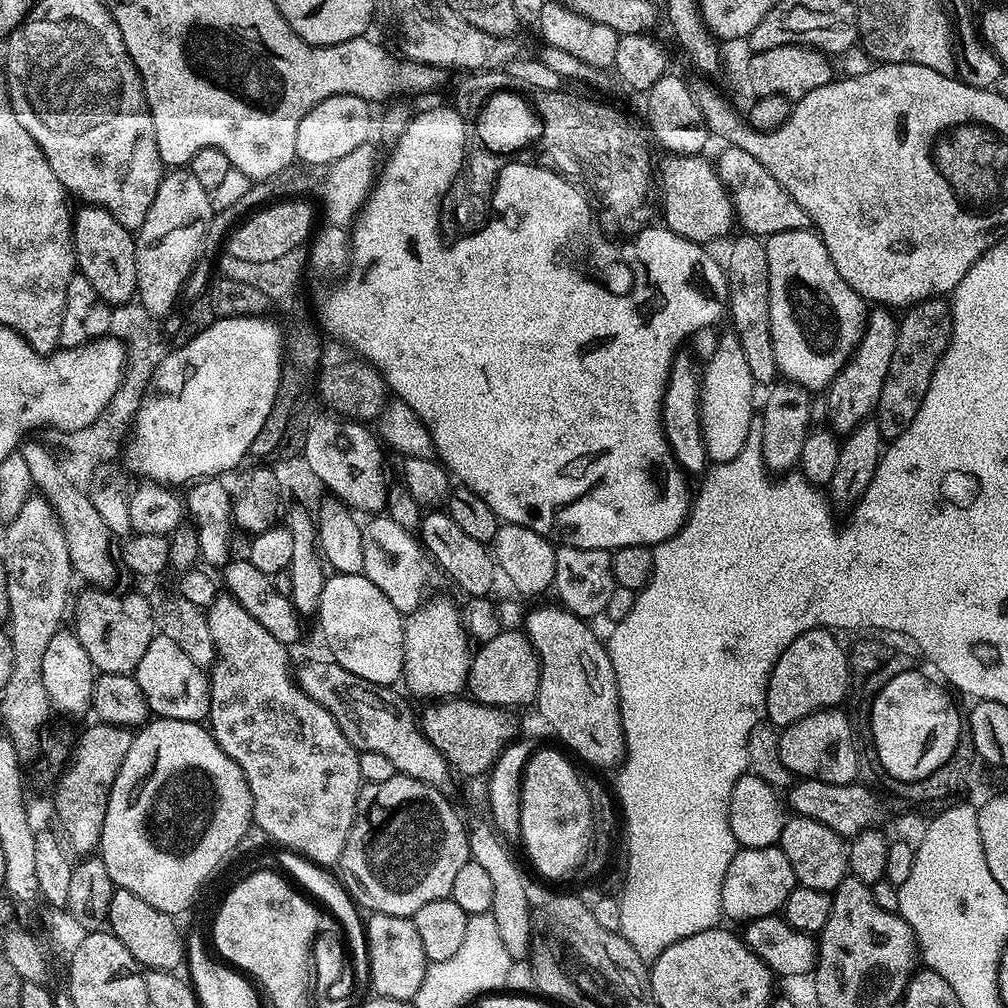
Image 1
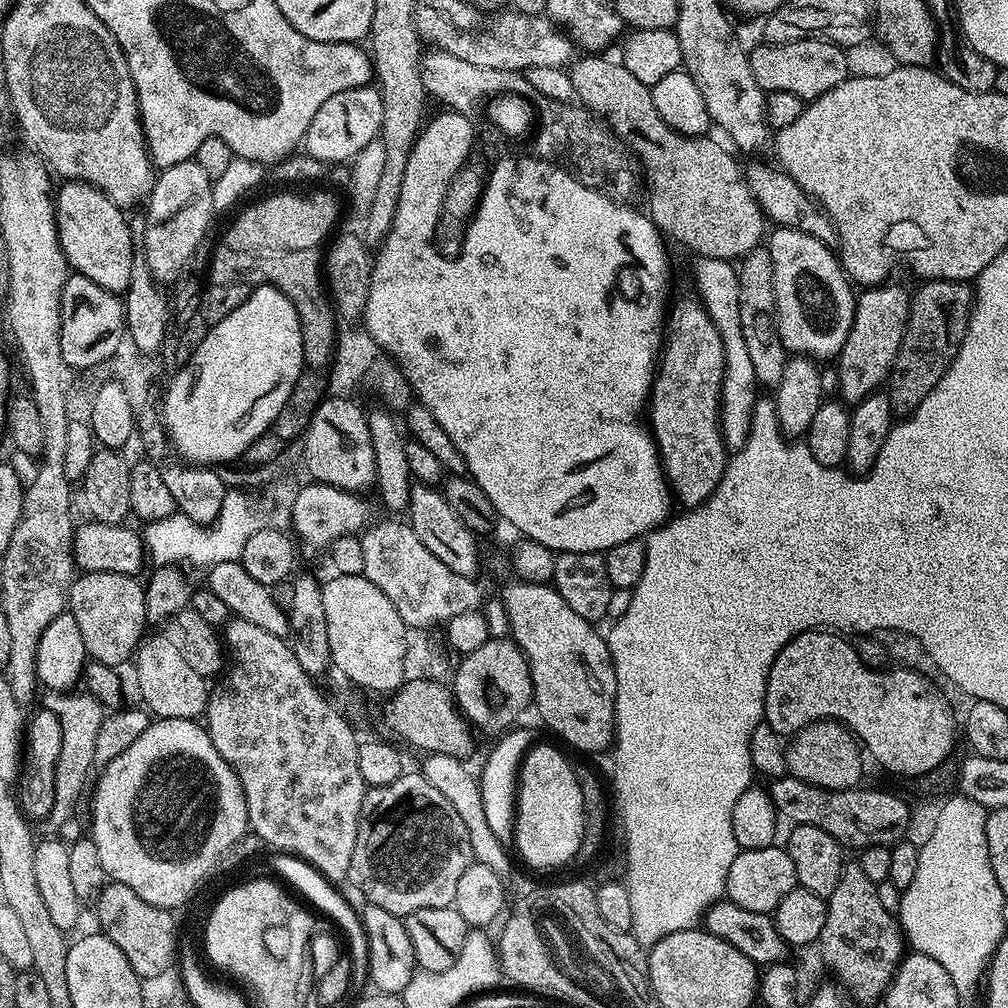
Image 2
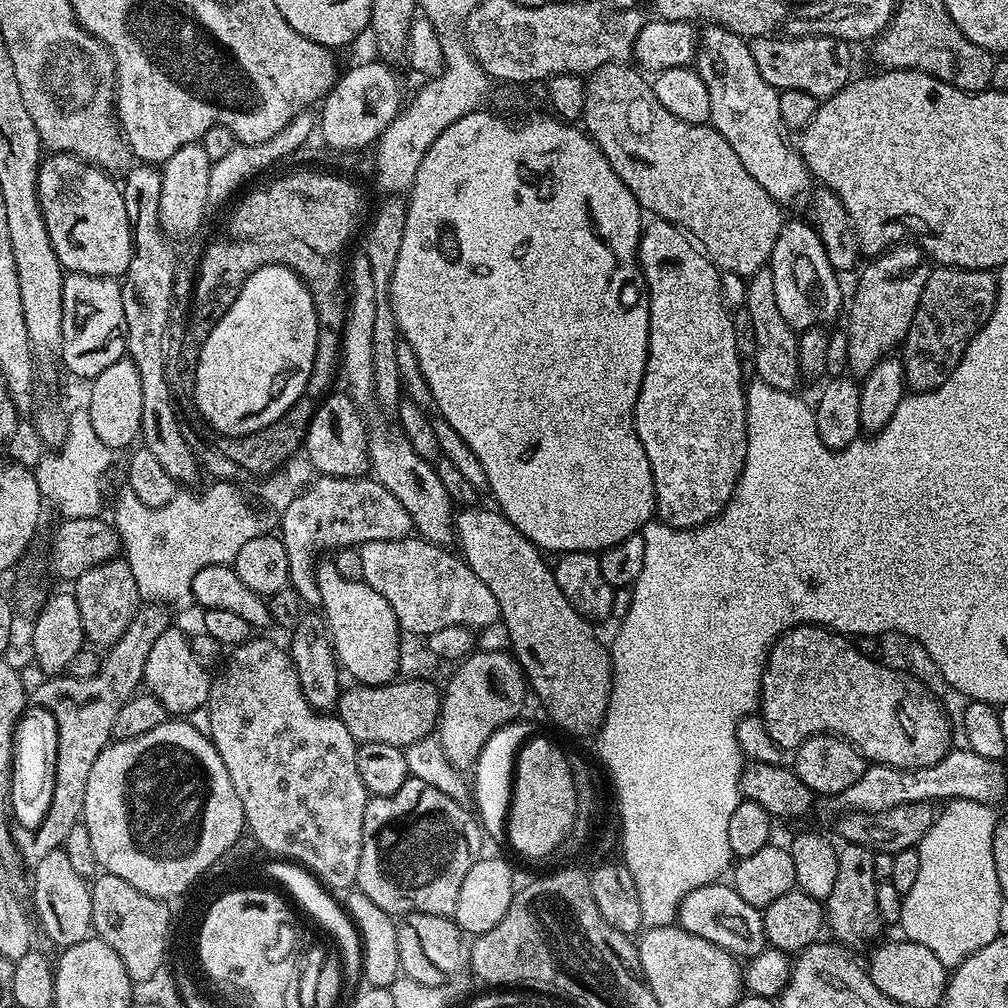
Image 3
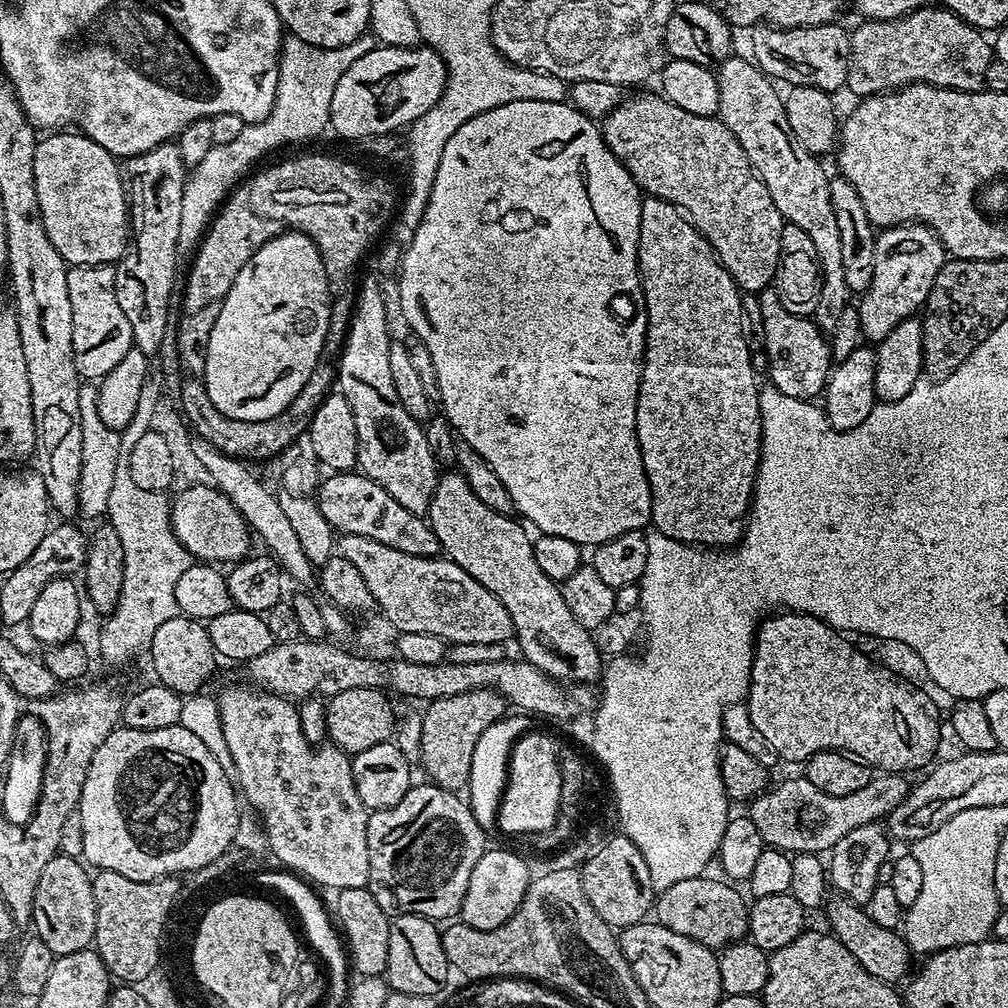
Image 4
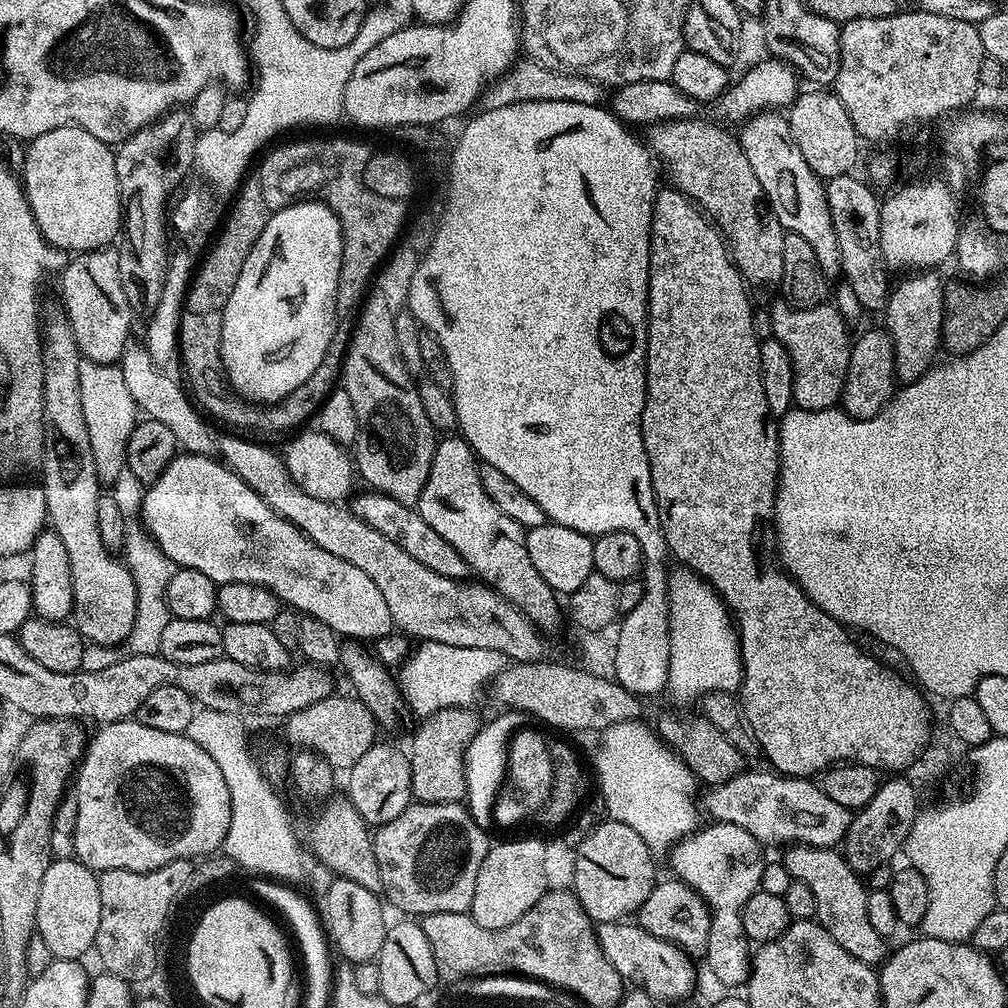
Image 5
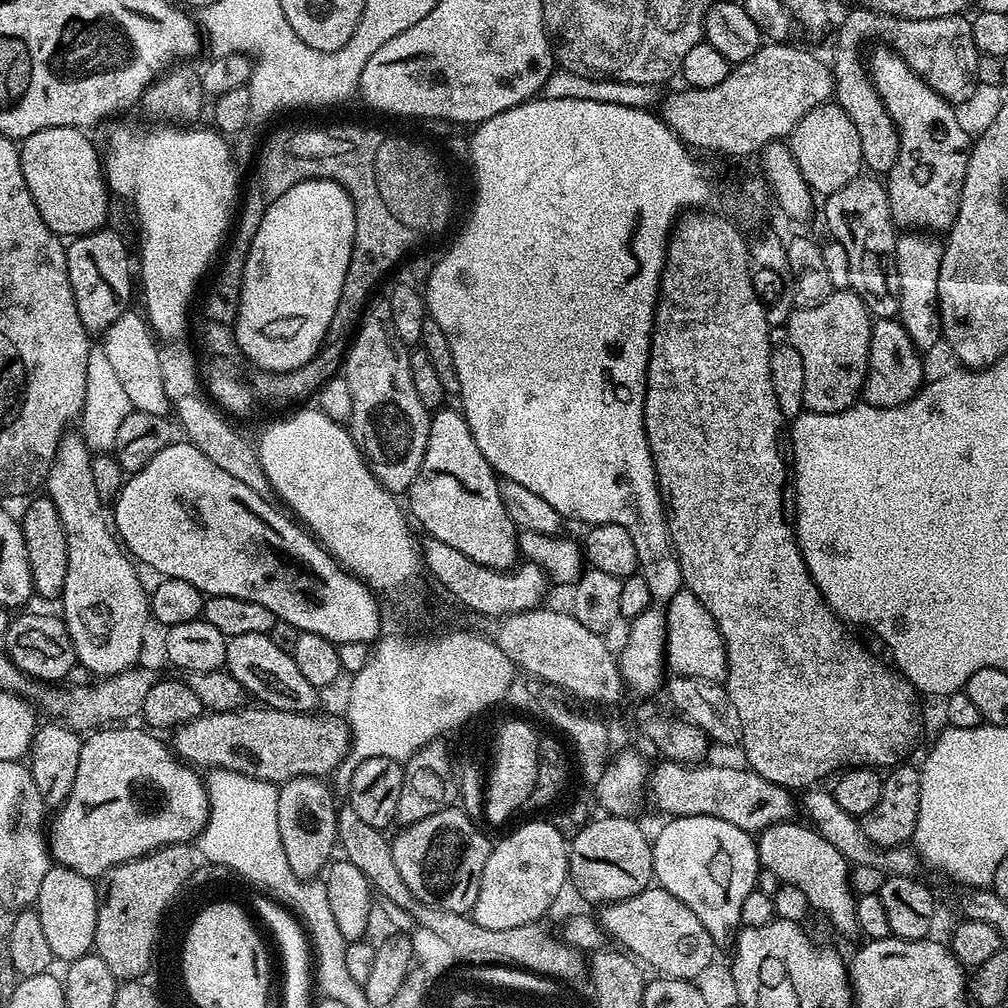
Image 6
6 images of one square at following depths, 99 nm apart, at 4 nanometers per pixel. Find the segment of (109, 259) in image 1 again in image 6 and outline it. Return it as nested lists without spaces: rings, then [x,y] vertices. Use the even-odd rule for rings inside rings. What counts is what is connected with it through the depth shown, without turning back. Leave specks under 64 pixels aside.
[[[66,126],[43,128],[30,134],[20,145],[20,161],[22,162],[22,178],[26,178],[26,186],[30,186],[30,194],[34,198],[34,206],[38,206],[38,214],[42,214],[42,222],[50,226],[50,230],[61,238],[85,236],[88,232],[96,232],[105,227],[108,216],[108,200],[110,193],[108,182],[104,179],[104,166],[101,153],[96,152],[87,131]]]

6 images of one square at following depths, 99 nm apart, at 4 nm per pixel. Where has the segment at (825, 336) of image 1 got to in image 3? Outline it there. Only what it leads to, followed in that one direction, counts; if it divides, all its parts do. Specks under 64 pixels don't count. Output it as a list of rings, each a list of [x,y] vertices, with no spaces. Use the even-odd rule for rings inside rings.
[[[800,220],[781,223],[770,267],[774,274],[774,298],[778,298],[778,310],[782,310],[782,318],[786,318],[790,327],[805,330],[828,326],[839,312],[841,315],[846,300],[845,293],[844,296],[840,293],[841,277],[830,266],[830,258],[811,223],[804,221],[803,224]]]

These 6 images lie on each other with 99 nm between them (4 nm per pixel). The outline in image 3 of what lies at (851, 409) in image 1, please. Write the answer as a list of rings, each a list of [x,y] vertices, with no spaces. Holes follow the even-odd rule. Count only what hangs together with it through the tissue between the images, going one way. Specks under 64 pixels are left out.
[[[901,242],[866,264],[852,296],[850,292],[850,303],[846,308],[848,372],[856,378],[870,374],[882,358],[893,355],[903,345],[930,275],[930,264],[924,249],[912,242]]]

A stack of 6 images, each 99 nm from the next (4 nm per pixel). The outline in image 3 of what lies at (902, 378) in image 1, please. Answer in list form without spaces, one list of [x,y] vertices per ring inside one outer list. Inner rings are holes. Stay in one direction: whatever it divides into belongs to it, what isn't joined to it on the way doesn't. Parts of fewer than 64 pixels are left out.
[[[936,266],[931,269],[918,310],[914,310],[914,322],[902,345],[904,382],[913,393],[929,392],[958,366],[966,346],[976,337],[981,324],[988,319],[996,304],[995,271],[966,270]]]

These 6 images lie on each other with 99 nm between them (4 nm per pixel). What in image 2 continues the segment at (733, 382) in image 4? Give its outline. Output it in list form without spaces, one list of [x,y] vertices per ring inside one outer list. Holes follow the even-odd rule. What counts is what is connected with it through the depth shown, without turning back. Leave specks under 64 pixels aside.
[[[696,298],[680,300],[673,308],[671,305],[666,316],[666,328],[658,367],[646,401],[646,420],[650,425],[650,435],[656,442],[656,451],[660,454],[660,464],[664,467],[664,479],[667,480],[669,489],[679,503],[681,500],[685,504],[685,509],[691,510],[700,507],[712,497],[730,459],[729,449],[725,447],[721,434],[723,344],[710,314]]]

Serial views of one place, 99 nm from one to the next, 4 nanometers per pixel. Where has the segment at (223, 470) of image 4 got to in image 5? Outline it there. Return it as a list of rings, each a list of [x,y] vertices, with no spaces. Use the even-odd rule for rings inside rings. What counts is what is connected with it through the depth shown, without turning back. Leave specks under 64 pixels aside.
[[[125,347],[124,352],[120,355],[118,367],[122,372],[122,378],[125,379],[130,398],[133,399],[137,409],[147,419],[157,420],[162,422],[162,426],[168,427],[174,433],[177,445],[185,453],[189,455],[211,455],[215,451],[214,436],[211,436],[204,422],[205,417],[198,411],[197,405],[193,403],[189,393],[182,387],[181,381],[179,379],[176,381],[176,378],[158,369],[151,361],[150,354],[147,353],[145,347],[132,347]]]

